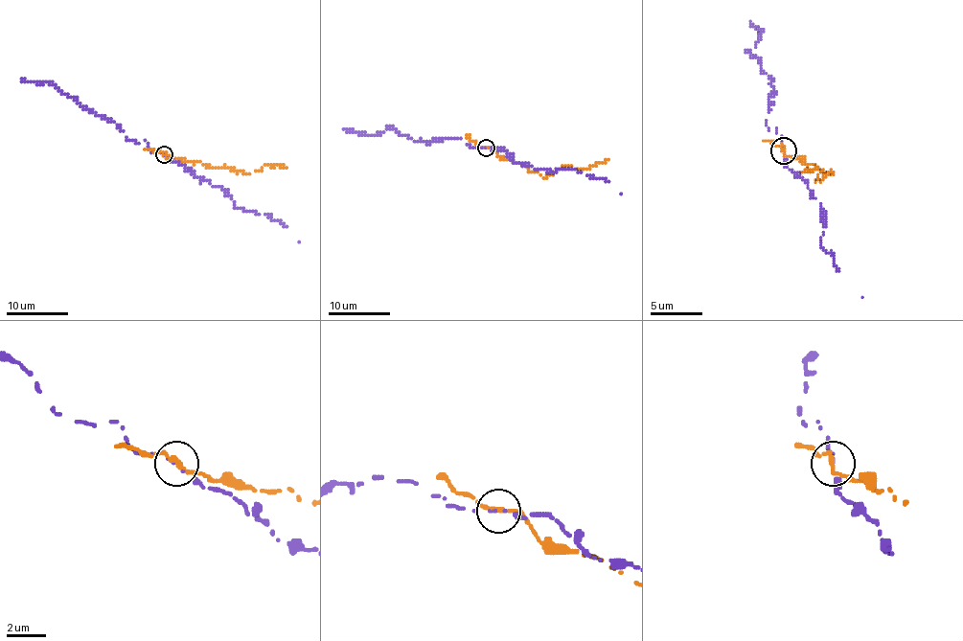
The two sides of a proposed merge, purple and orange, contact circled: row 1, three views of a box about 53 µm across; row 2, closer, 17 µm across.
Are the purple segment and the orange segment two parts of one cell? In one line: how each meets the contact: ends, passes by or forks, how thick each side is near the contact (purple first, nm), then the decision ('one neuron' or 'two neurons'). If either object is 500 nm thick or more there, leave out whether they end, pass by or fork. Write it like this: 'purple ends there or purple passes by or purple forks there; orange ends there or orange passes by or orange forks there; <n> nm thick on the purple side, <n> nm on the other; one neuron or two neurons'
purple ends there; orange passes by; 130 nm thick on the purple side, 220 nm on the other; two neurons

